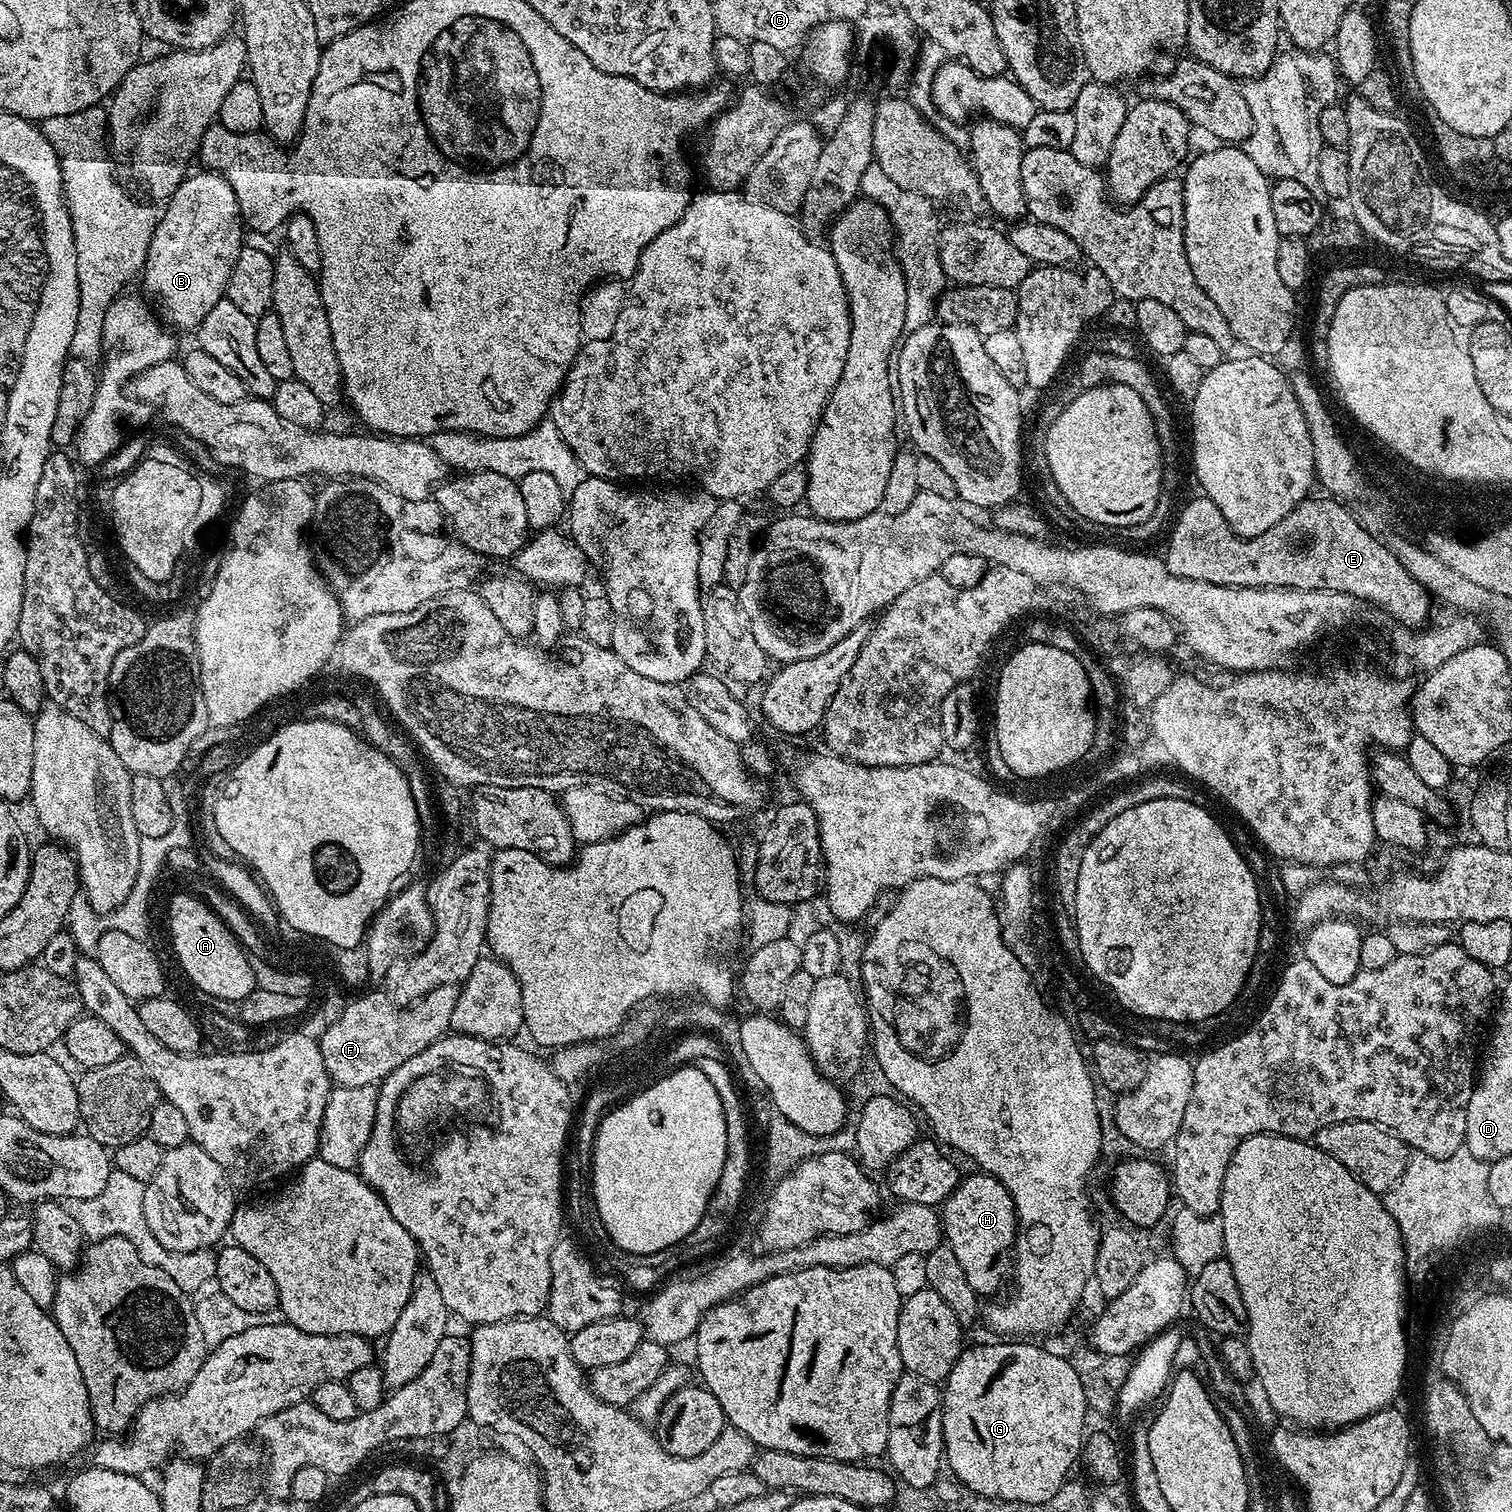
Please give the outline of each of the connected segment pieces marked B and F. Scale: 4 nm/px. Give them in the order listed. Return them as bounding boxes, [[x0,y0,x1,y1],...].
[[142,170,246,330],[318,985,460,1088]]

